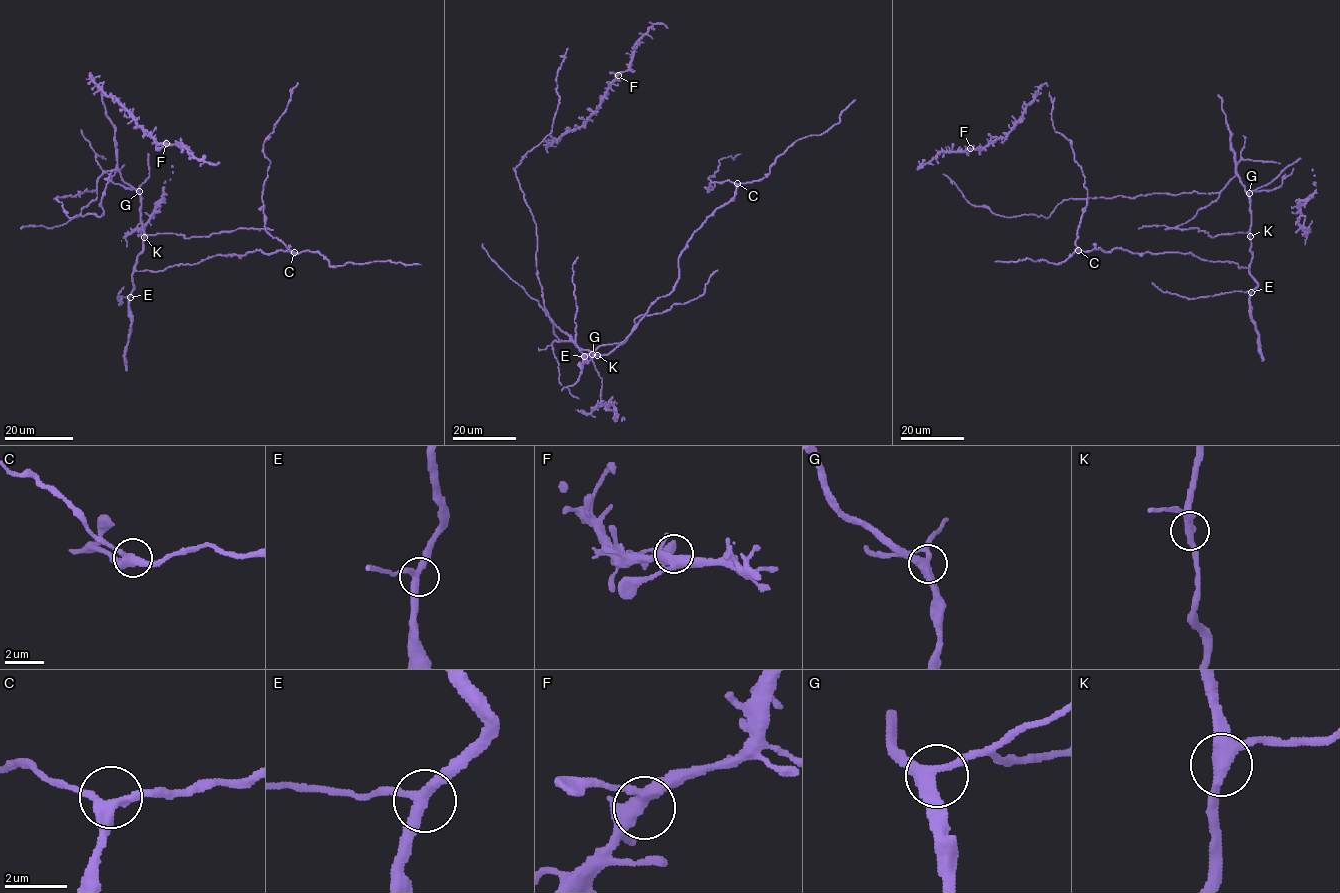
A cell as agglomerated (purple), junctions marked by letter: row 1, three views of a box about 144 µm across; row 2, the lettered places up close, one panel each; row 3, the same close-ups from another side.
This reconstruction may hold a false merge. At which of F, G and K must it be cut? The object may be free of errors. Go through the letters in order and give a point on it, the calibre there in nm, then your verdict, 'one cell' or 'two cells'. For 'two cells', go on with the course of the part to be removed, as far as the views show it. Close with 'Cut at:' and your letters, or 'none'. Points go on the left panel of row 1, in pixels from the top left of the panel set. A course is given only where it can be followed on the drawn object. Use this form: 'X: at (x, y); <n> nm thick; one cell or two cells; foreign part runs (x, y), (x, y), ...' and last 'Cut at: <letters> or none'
F: at (166, 143); 420 nm thick; one cell
G: at (139, 191); 340 nm thick; one cell
K: at (144, 237); 360 nm thick; one cell
Cut at: none

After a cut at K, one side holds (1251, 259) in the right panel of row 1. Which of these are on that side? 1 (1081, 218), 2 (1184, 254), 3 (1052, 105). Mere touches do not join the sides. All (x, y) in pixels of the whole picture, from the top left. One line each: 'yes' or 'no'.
1: yes
2: yes
3: yes

